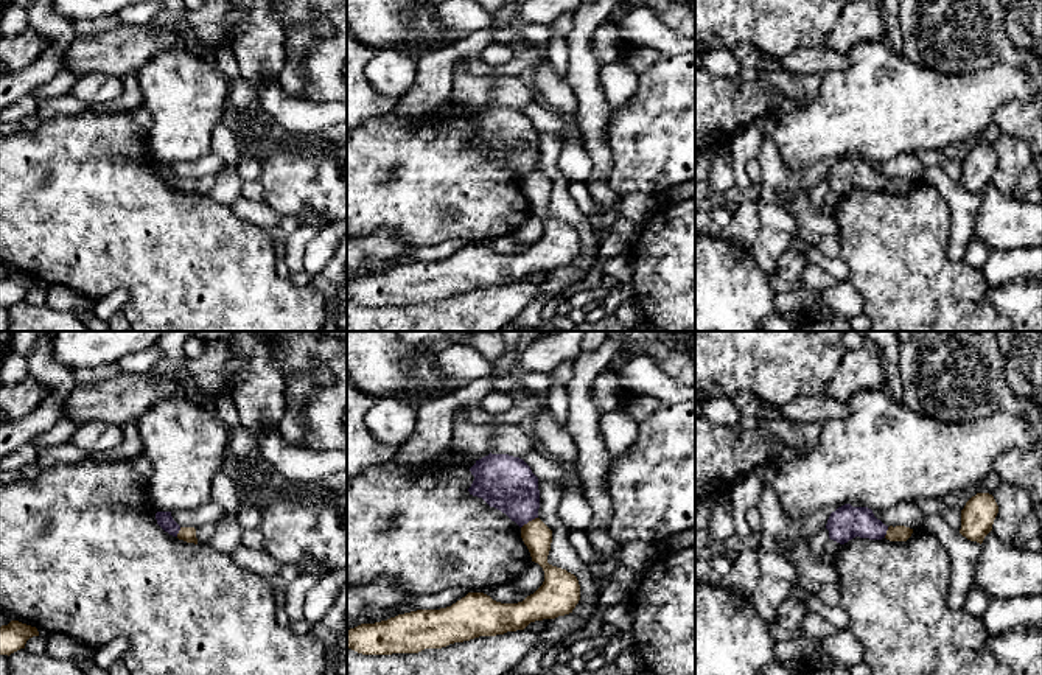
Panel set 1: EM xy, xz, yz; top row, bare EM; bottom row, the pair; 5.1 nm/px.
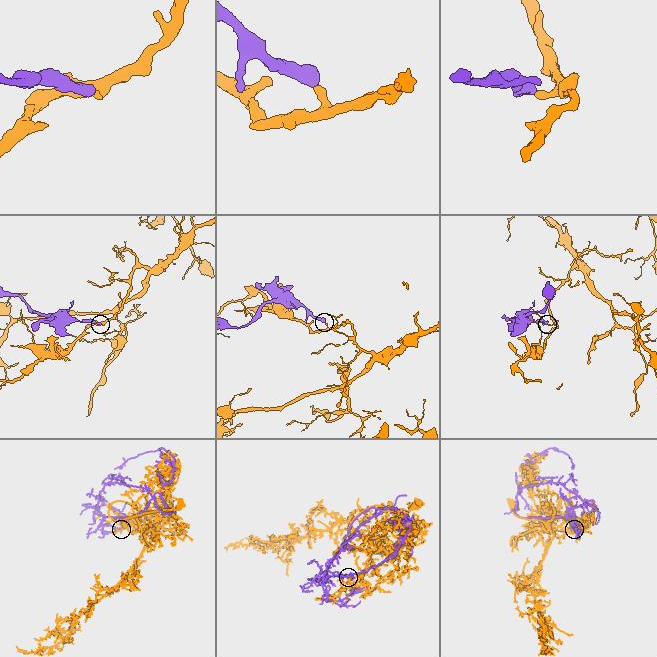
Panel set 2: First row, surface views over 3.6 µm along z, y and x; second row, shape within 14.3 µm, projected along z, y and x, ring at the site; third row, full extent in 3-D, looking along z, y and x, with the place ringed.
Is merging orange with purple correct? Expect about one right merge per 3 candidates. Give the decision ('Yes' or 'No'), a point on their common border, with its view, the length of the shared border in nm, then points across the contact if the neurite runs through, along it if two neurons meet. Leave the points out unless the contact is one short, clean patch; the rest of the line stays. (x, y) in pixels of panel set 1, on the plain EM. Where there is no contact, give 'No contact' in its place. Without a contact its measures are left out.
No. Touches orange at xz (529, 173). Shared border 110 nm. Boundary: xz (537, 168), (521, 179)

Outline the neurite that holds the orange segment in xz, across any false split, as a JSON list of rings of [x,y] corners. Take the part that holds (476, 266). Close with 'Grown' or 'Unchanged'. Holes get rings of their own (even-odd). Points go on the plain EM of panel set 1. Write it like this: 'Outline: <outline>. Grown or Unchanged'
Outline: [[[535,170],[521,179],[532,213],[544,222],[543,236],[523,254],[501,255],[484,244],[468,244],[451,258],[417,261],[347,282],[347,300],[362,306],[418,305],[479,288],[524,282],[530,274],[572,264],[580,252],[574,226],[547,215],[552,182]]]. Unchanged

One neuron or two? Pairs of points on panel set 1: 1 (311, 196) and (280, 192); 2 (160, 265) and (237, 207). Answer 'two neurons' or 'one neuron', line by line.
1: one neuron
2: two neurons

